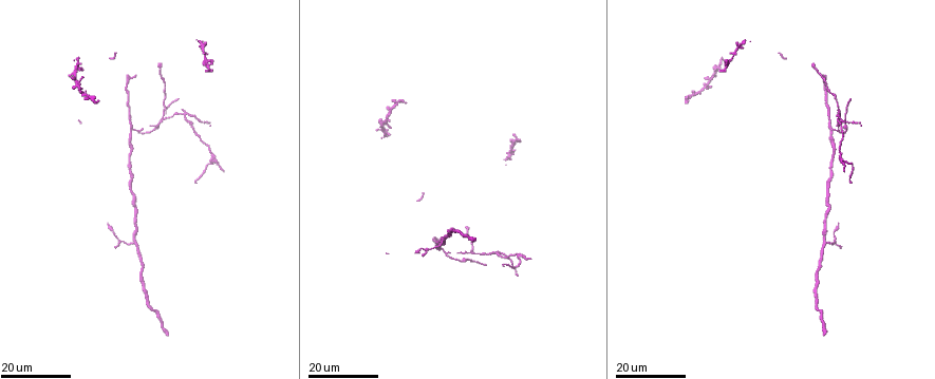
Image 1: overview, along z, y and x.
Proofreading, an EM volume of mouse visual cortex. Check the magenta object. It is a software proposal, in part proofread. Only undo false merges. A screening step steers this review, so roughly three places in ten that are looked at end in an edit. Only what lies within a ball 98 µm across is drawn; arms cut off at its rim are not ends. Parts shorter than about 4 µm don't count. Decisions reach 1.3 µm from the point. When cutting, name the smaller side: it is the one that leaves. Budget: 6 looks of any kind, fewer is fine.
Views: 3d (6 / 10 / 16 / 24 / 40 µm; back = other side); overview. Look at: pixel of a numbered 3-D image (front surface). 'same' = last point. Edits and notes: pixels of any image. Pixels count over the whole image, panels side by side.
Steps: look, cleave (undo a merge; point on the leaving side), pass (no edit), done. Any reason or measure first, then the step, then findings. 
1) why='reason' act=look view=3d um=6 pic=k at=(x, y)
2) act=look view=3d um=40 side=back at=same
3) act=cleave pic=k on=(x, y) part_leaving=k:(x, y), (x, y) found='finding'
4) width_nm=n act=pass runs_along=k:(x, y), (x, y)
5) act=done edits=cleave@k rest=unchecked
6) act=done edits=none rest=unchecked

why='three-way junction' act=look view=3d um=16 pic=1 at=(441, 241)

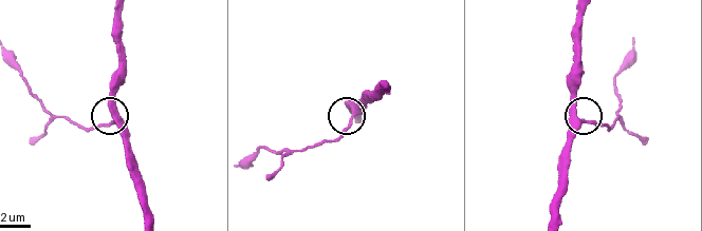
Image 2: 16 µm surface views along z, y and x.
act=look view=3d um=10 pic=2 at=(352, 116)

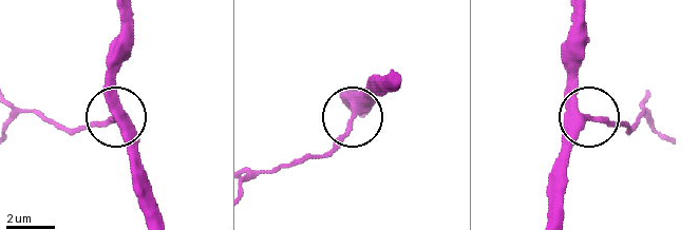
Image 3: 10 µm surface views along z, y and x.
arms=3 act=pass found='all the same neuron'

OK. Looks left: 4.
why='looks like a crossing' act=look view=3d um=24 pic=1 at=(845, 125)

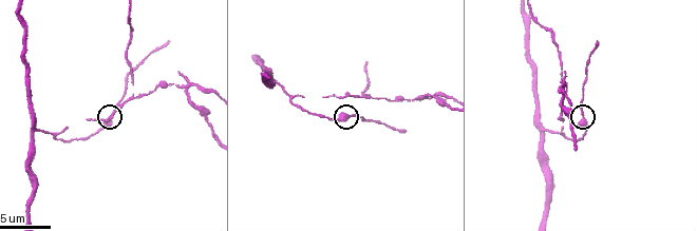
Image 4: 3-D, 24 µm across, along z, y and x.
act=look view=3d um=10 pic=4 at=(581, 123)

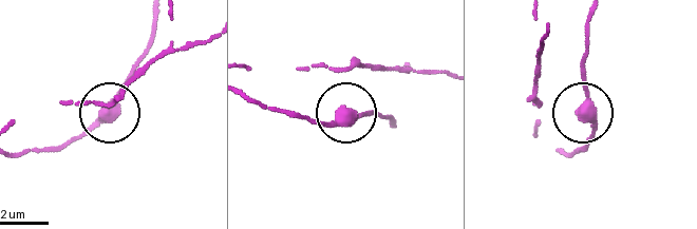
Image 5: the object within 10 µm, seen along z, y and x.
arms=4 act=pass runs_along=5:(559, 151), (579, 151), (591, 137), (579, 109), (585, 51) found='all the same neuron'

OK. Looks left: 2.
why='four or more arms meet' act=look view=3d um=10 pic=4 at=(187, 87)

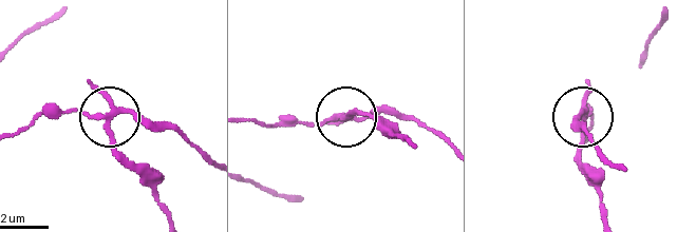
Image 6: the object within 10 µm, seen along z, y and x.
act=look view=3d um=6 pic=6 at=(108, 122)

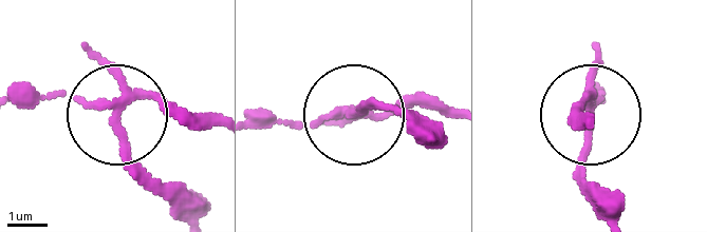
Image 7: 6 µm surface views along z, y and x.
arms=4 act=cleave pic=7 on=(129, 158) part_leaving=7:(122, 99), (125, 156), (172, 207) found='a second neuron is stuck on'

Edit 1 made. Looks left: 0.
act=done edits=cleave@7 rest=unchecked

